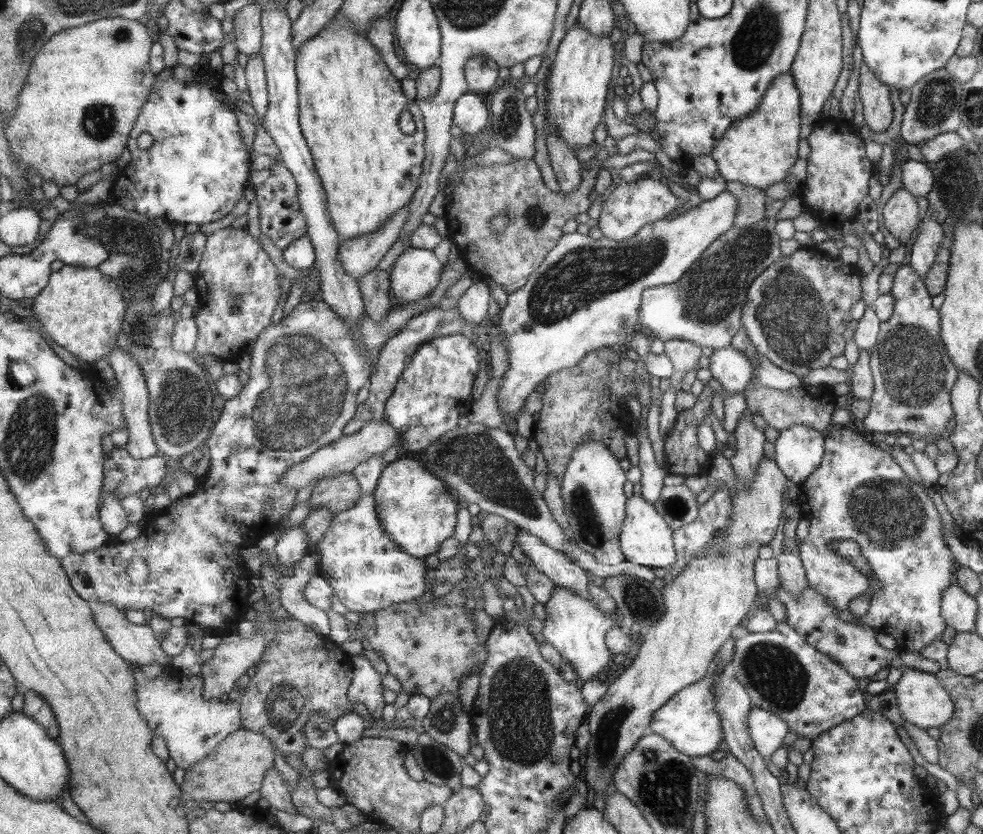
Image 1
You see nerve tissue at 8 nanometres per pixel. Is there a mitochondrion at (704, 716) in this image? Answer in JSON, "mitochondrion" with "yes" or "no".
{"mitochondrion":"no"}

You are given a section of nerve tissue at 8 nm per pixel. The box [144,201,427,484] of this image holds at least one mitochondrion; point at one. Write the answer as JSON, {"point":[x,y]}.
{"point":[304,392]}

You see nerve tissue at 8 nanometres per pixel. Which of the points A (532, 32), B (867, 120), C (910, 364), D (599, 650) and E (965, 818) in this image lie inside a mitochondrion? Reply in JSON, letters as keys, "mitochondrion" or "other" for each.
{"A":"other","B":"other","C":"mitochondrion","D":"other","E":"other"}

